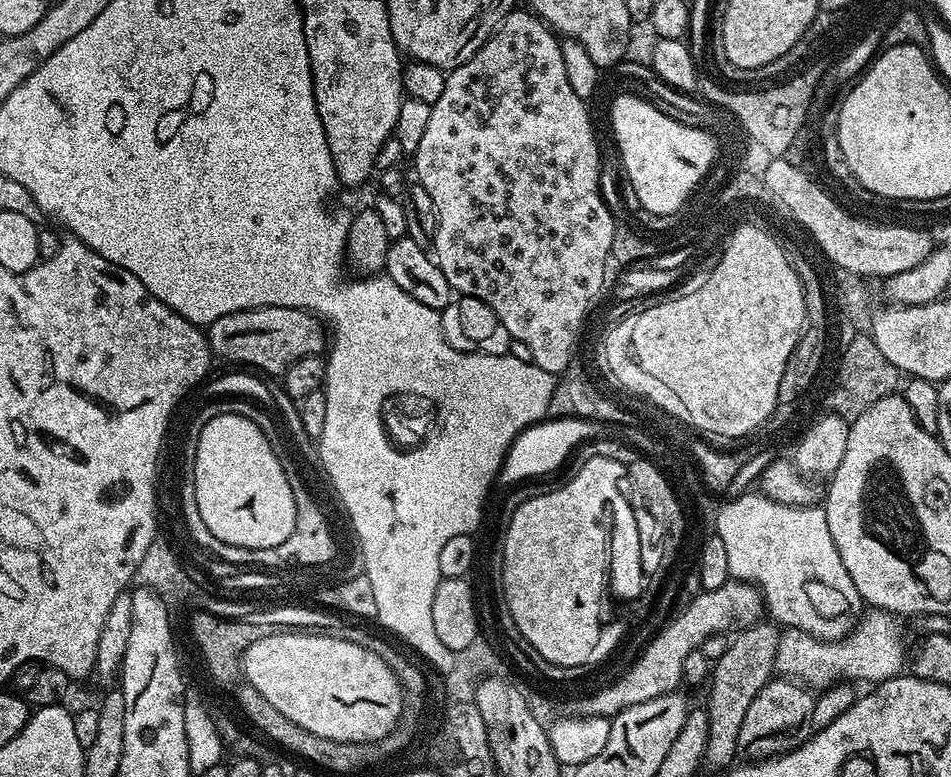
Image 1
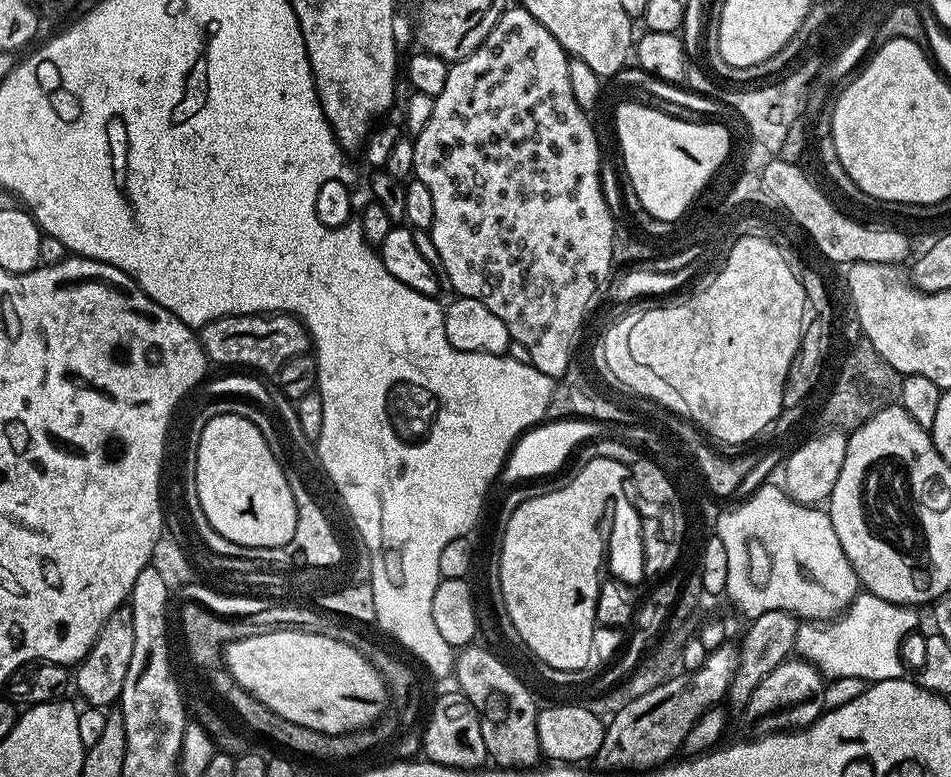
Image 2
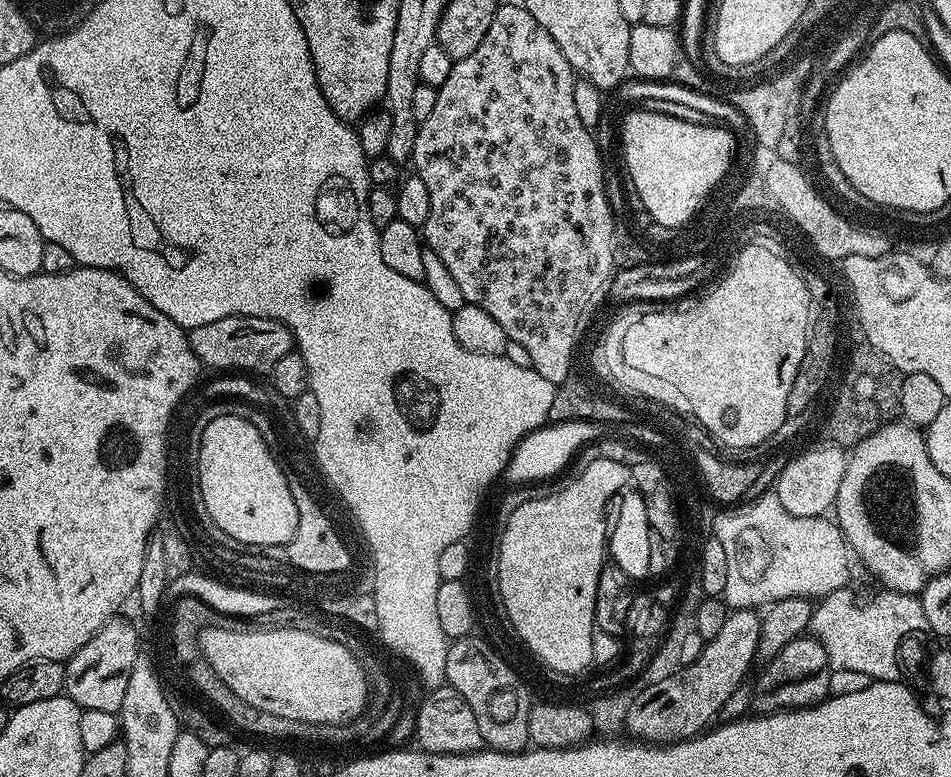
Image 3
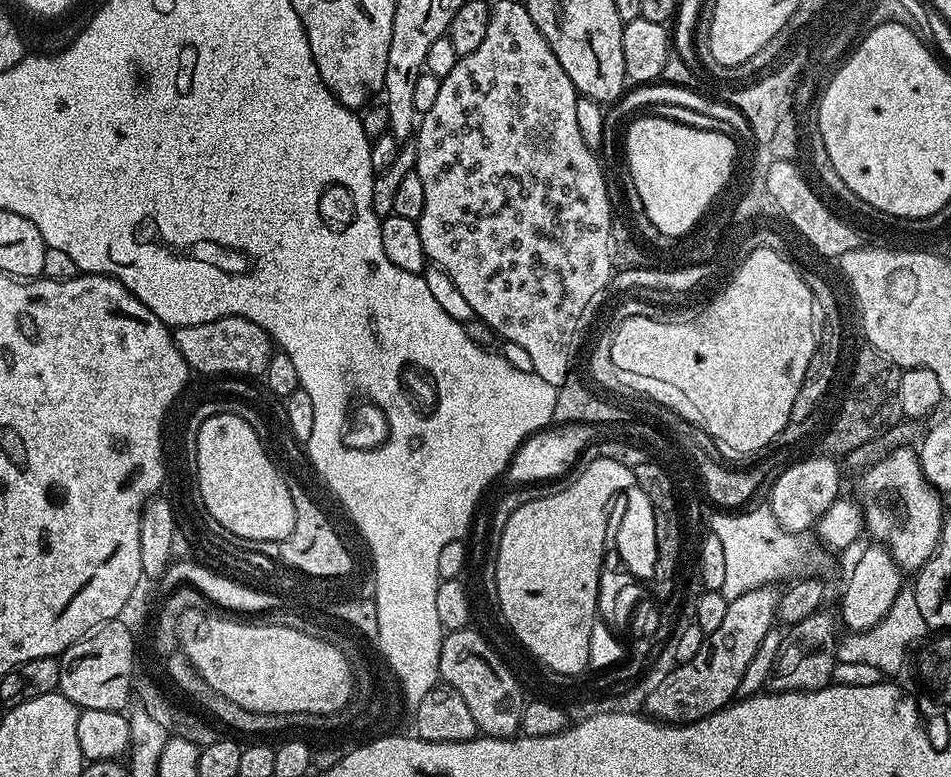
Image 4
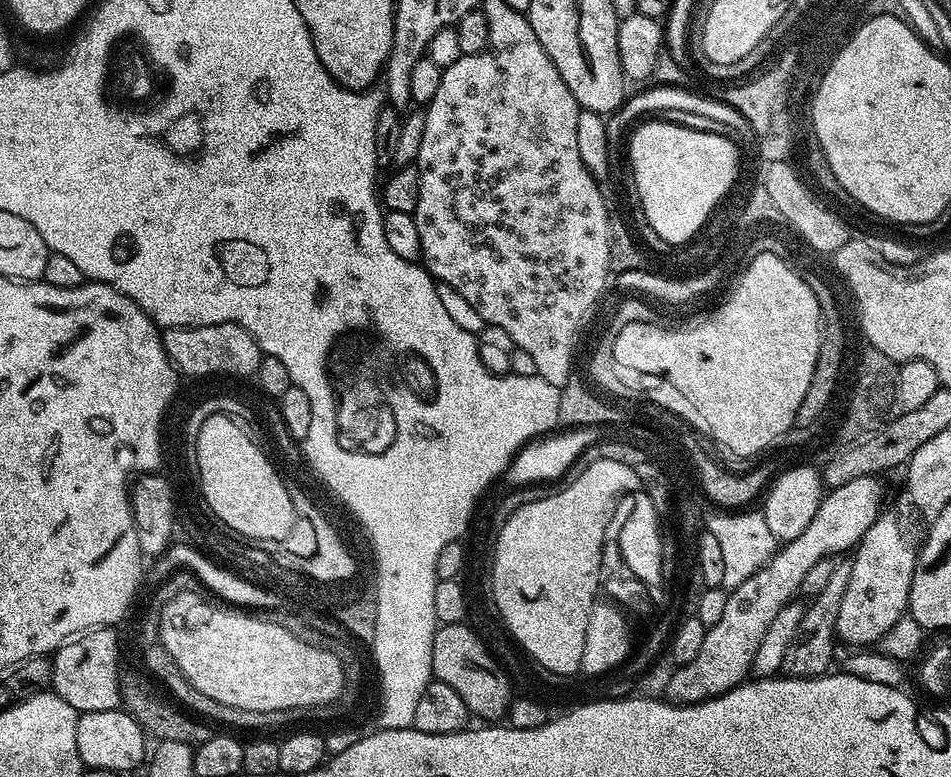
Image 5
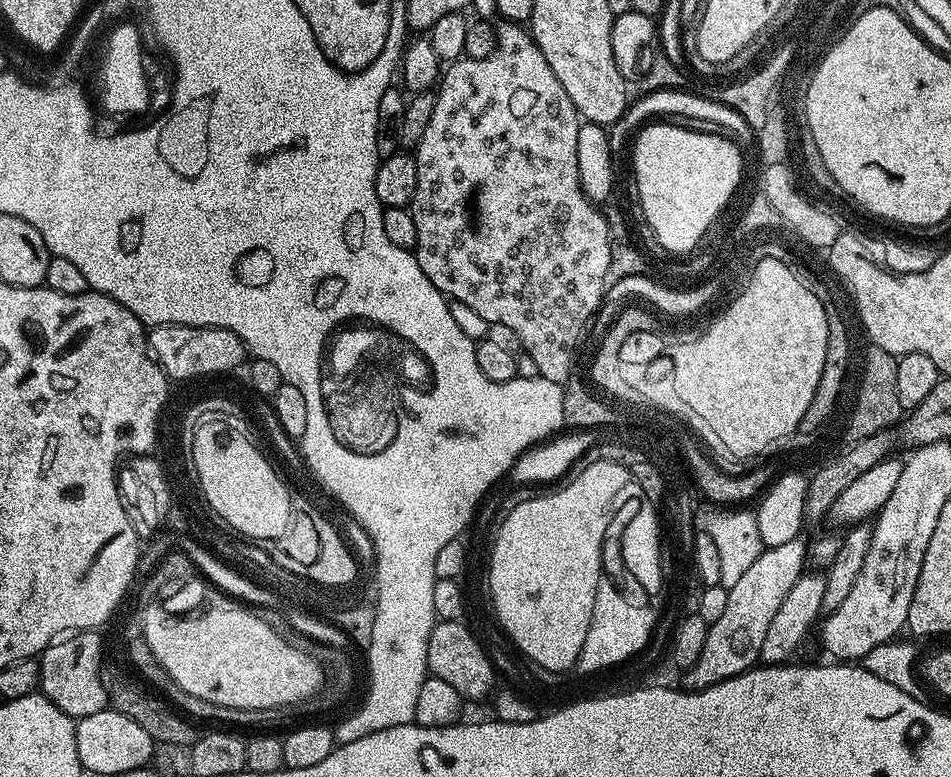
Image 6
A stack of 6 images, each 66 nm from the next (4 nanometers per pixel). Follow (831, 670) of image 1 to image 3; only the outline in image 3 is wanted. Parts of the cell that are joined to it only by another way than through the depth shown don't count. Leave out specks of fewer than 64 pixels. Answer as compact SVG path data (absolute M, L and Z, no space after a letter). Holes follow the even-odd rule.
M845 586L819 599L808 623L809 635L823 644L830 670L856 670L860 674L866 674L873 681L898 682L901 679L898 654L902 642L910 634L929 629L923 599L913 593L886 590L882 592L882 596L860 603L856 601L856 596L850 589L851 587Z

